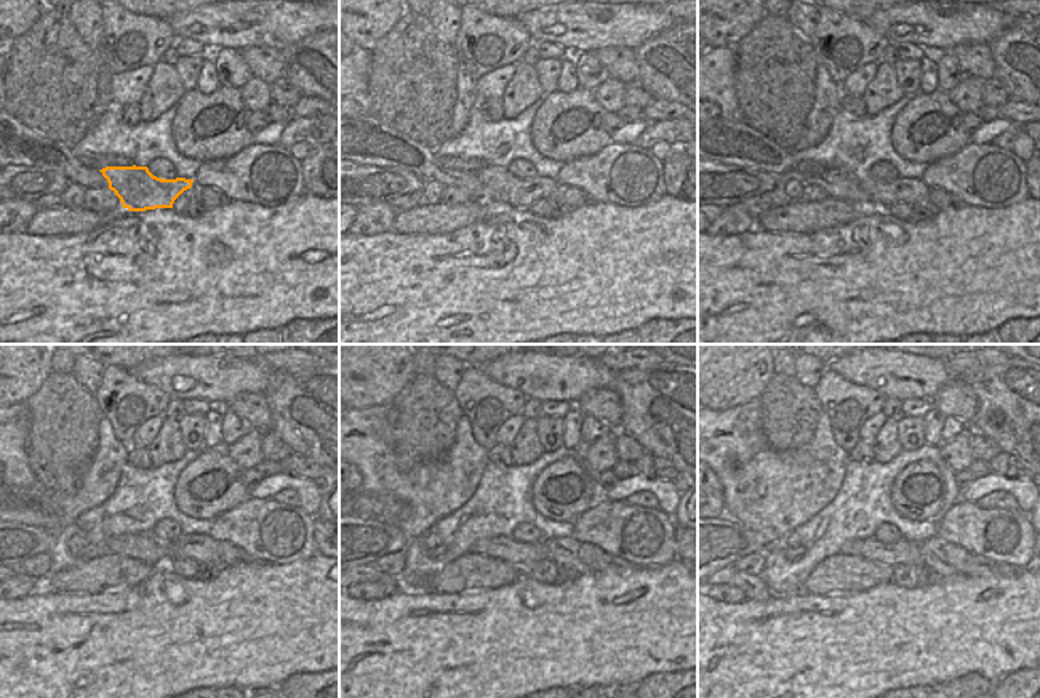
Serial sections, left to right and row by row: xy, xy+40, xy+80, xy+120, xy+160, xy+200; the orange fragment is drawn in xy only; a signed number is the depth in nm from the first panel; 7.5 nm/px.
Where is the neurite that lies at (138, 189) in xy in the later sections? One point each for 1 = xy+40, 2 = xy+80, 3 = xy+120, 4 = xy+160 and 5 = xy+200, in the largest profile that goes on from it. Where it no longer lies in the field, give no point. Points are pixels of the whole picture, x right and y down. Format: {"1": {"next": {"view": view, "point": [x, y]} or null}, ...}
{"1": {"next": {"view": "xy+40", "point": [500, 186]}}, "2": {"next": {"view": "xy+80", "point": [884, 192]}}, "3": {"next": {"view": "xy+120", "point": [202, 548]}}, "4": {"next": {"view": "xy+160", "point": [564, 551]}}, "5": {"next": {"view": "xy+200", "point": [932, 553]}}}

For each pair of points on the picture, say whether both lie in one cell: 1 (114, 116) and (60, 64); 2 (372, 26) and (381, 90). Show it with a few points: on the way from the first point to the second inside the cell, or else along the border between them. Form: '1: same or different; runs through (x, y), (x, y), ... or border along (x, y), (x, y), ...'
1: different; border along (95, 117), (87, 133), (72, 148)
2: different; border along (402, 16), (380, 39), (365, 47)

